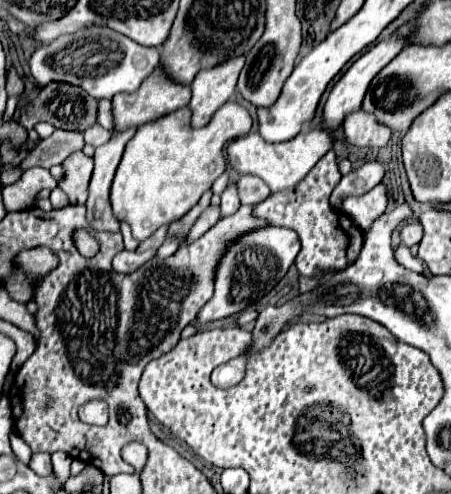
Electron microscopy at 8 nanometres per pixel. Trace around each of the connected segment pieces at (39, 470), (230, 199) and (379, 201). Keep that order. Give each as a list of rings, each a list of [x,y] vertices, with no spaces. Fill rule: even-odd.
[[[32,454],[30,462],[28,462],[28,468],[32,468],[36,474],[48,474],[48,470],[52,470],[50,466],[50,454]]]
[[[230,184],[224,192],[222,192],[222,216],[230,216],[240,208],[240,198],[238,198],[238,190],[236,184]]]
[[[378,184],[362,196],[346,196],[342,200],[342,214],[350,216],[356,224],[372,224],[386,210],[386,186]]]

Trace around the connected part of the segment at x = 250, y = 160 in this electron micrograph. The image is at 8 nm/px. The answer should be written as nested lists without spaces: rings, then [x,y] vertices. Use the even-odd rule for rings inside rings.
[[[304,130],[296,138],[280,144],[268,144],[260,134],[246,134],[234,142],[228,144],[228,160],[232,168],[240,174],[254,174],[262,178],[272,192],[280,192],[286,188],[294,188],[312,168],[314,164],[328,152],[332,150],[334,136],[330,130]]]

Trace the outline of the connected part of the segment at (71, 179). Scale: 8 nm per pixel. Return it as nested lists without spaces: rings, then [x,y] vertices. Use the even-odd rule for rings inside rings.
[[[76,152],[62,164],[64,180],[58,184],[67,194],[70,204],[84,205],[88,198],[88,182],[92,176],[92,158]]]

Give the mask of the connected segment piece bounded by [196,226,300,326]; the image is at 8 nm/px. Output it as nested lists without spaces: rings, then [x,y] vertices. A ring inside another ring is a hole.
[[[268,226],[264,230],[254,230],[242,236],[238,242],[232,244],[232,248],[220,260],[220,266],[216,272],[214,304],[206,304],[200,310],[196,324],[204,326],[208,322],[232,316],[256,304],[264,294],[268,294],[280,282],[280,278],[284,278],[288,268],[294,264],[298,250],[300,250],[298,236],[290,228]]]

